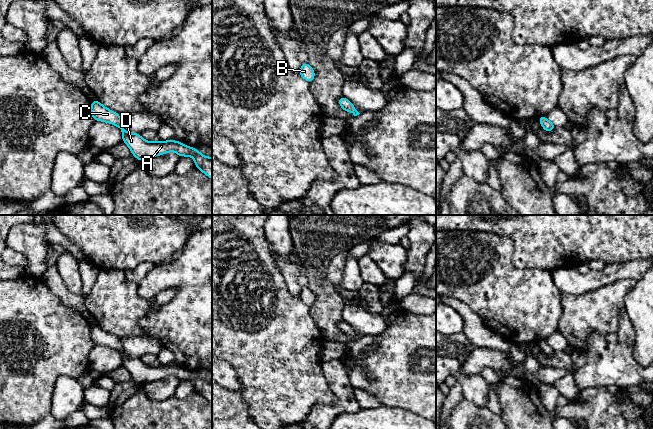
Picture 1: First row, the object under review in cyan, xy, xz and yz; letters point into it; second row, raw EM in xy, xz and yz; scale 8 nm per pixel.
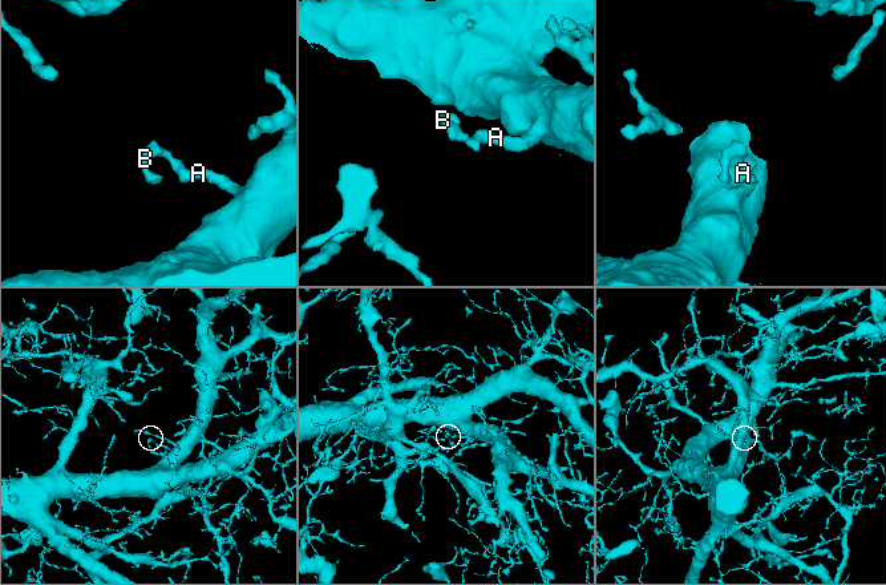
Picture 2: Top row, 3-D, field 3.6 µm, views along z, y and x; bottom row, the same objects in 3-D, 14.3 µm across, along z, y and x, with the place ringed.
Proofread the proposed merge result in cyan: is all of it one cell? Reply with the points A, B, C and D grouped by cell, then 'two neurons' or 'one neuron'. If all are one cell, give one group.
A B C D; one neuron

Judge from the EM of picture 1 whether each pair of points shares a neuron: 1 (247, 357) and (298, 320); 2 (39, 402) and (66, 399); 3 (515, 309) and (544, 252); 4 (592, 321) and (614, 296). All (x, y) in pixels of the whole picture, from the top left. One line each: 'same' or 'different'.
1: same
2: different
3: different
4: same

